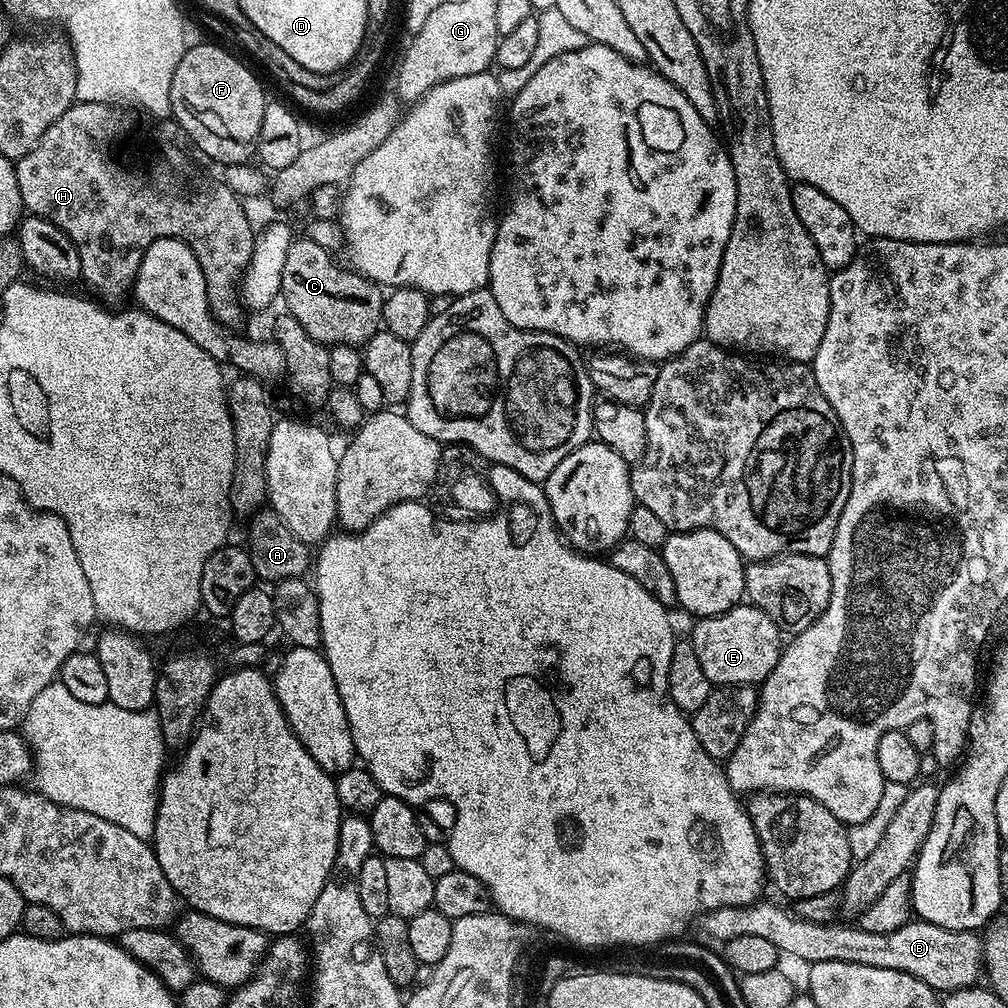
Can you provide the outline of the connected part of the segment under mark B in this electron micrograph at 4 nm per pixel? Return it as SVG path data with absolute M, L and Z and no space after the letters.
M757 902L746 906L726 906L699 917L698 925L719 942L742 938L742 934L766 938L785 957L797 956L811 966L818 962L850 962L854 966L878 966L878 970L902 970L933 988L937 994L973 987L981 979L984 958L982 942L975 931L950 930L913 918L890 934L870 934L859 926L819 924L787 912L780 904Z

